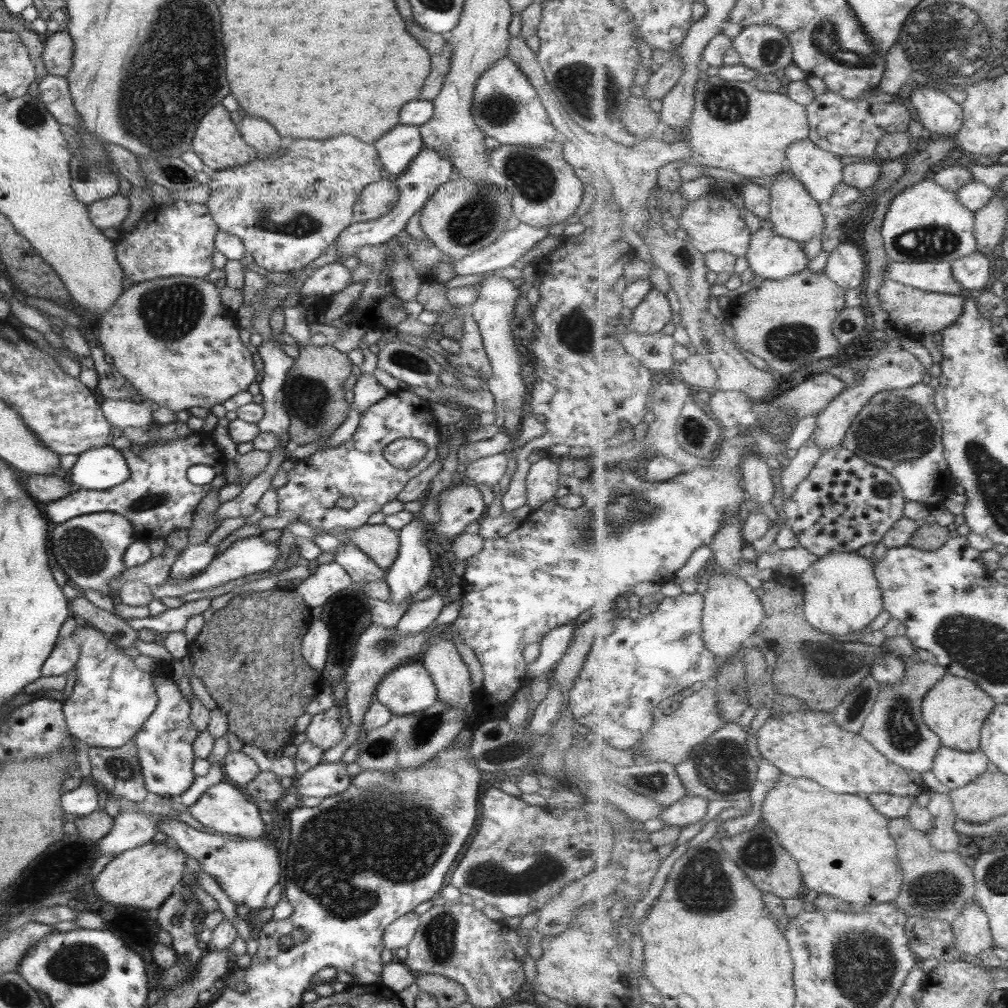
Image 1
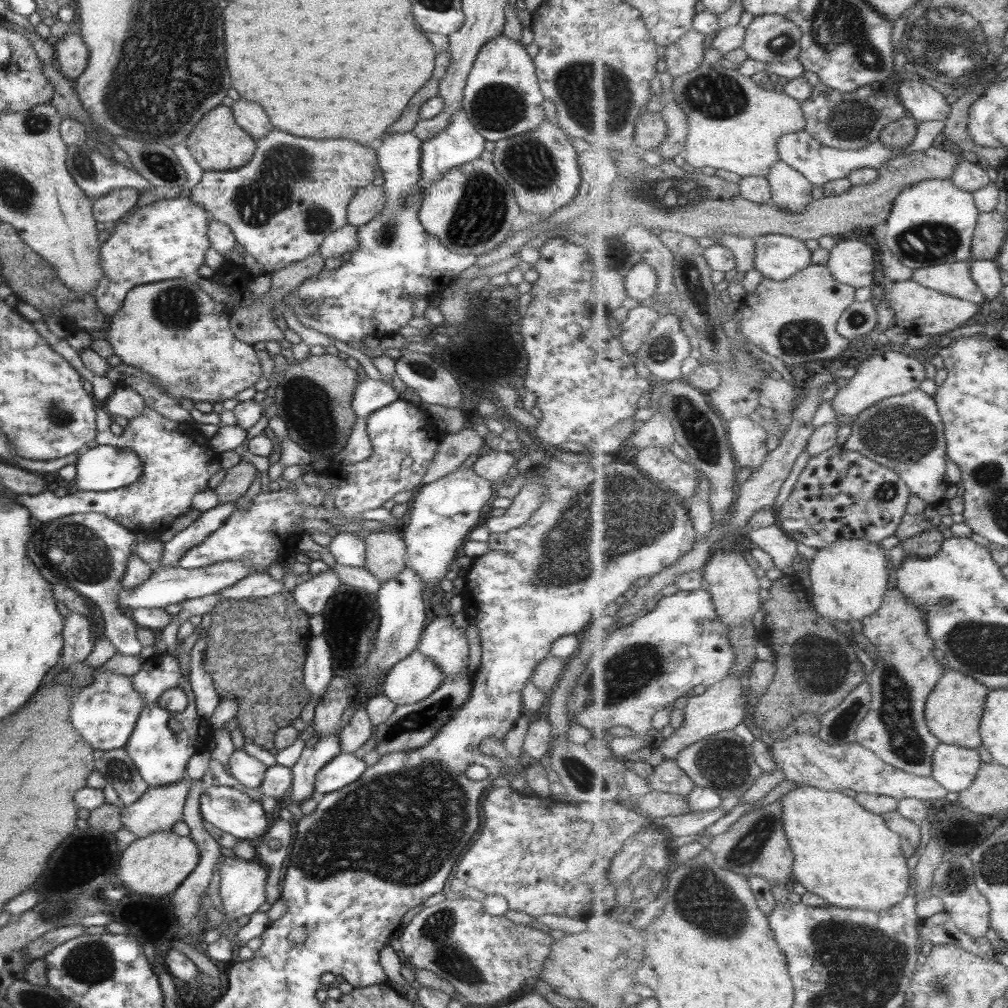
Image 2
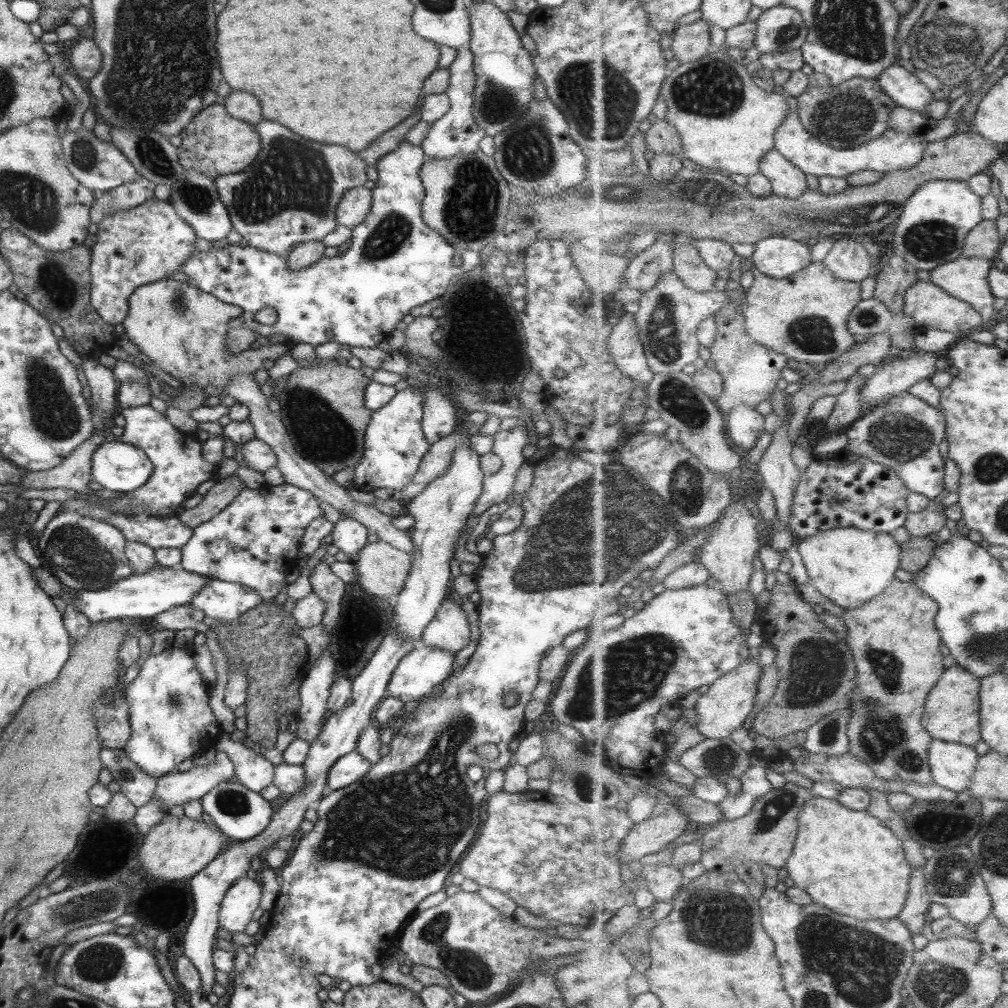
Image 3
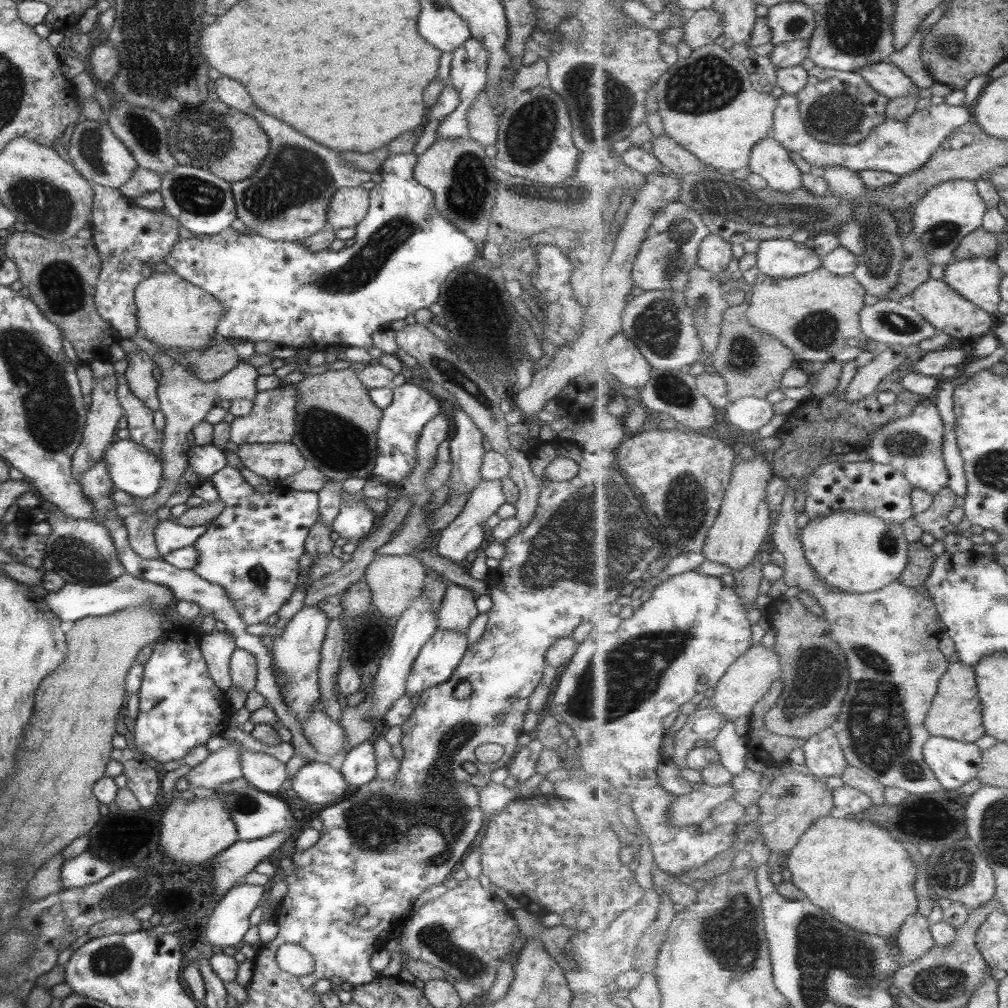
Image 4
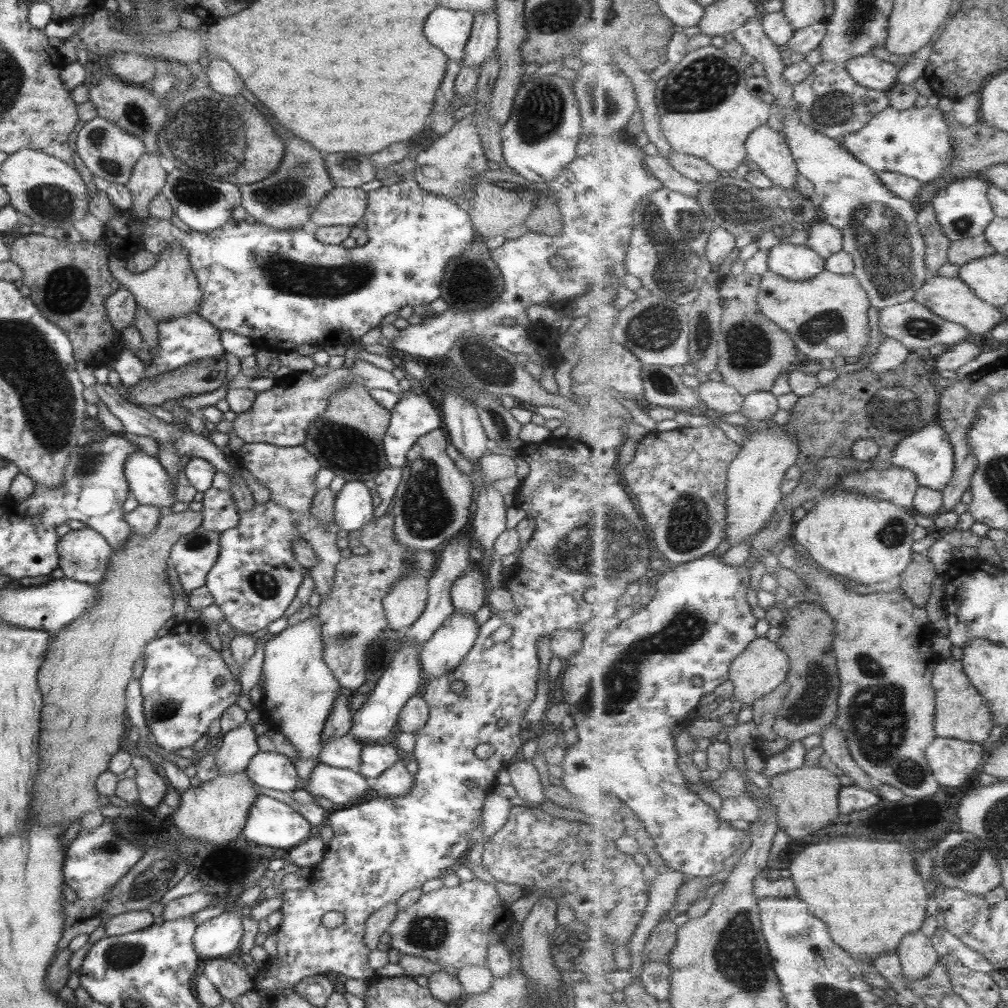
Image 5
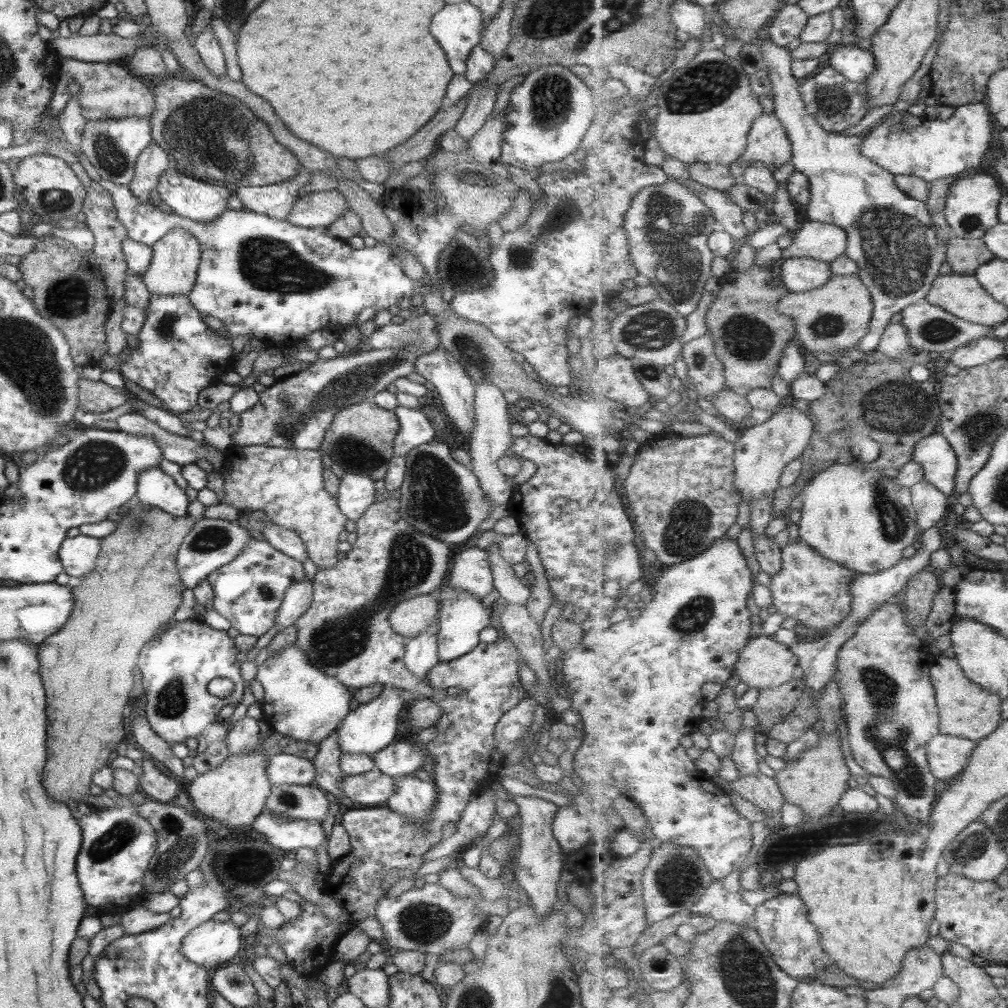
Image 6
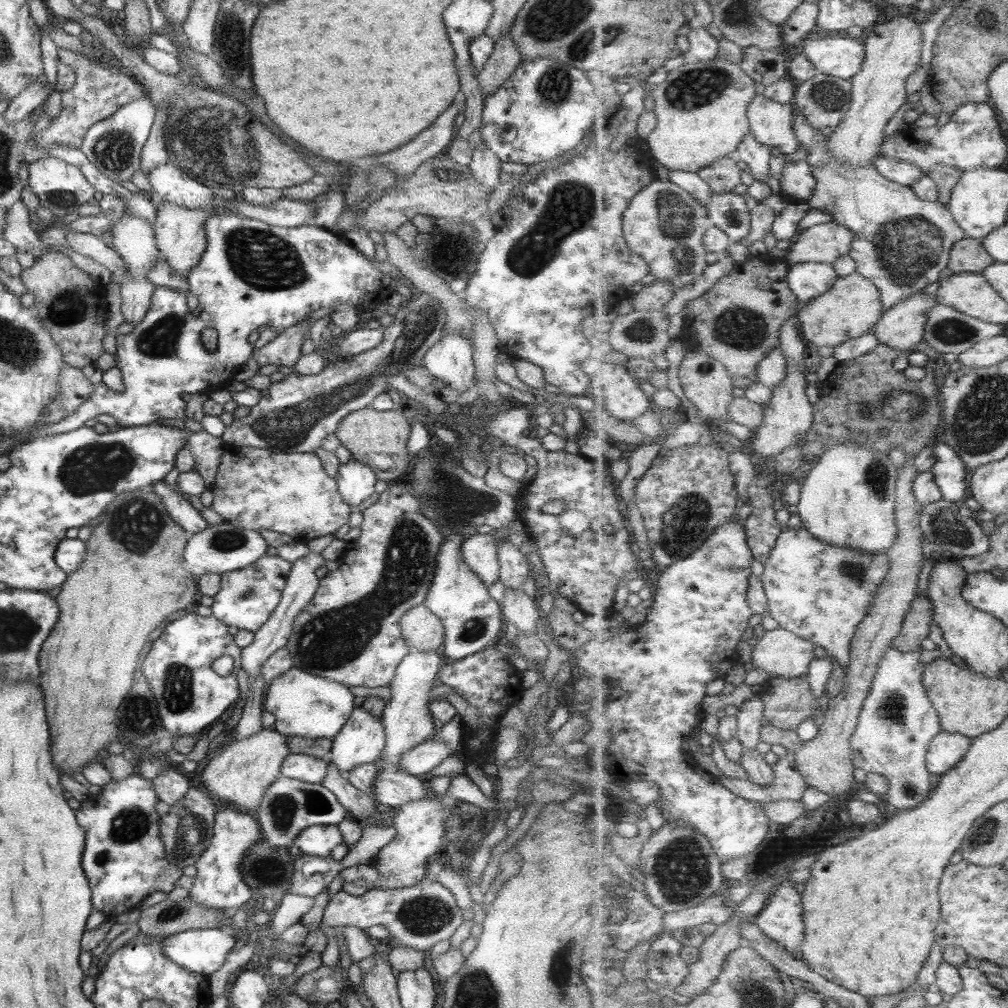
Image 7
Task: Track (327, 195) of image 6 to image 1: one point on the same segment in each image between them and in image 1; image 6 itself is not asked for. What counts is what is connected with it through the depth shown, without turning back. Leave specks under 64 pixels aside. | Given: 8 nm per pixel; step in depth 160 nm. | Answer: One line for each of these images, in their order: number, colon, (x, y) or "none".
1: (376, 199)
2: (367, 202)
3: (354, 206)
4: (349, 205)
5: (341, 206)

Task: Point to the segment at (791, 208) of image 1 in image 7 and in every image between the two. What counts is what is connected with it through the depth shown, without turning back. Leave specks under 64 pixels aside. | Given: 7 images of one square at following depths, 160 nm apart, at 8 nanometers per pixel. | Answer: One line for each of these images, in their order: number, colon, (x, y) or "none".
2: (791, 190)
3: (788, 181)
4: (769, 159)
5: (770, 150)
6: (769, 142)
7: (772, 123)

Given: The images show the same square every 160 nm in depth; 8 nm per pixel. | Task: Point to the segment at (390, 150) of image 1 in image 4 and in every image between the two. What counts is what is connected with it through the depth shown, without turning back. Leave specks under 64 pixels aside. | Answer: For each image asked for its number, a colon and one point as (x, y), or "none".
2: (395, 260)
3: (394, 262)
4: (402, 250)

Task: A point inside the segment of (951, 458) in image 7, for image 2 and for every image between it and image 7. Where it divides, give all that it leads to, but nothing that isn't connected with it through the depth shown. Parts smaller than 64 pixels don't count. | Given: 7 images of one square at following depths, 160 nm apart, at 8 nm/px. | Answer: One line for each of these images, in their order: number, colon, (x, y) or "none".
2: (906, 433)
3: (906, 434)
4: (913, 444)
5: (929, 453)
6: (940, 460)

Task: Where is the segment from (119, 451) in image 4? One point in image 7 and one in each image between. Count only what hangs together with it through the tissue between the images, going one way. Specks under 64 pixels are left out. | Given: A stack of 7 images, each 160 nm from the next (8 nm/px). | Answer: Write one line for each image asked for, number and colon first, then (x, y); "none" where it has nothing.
5: (145, 478)
6: (154, 488)
7: (180, 511)

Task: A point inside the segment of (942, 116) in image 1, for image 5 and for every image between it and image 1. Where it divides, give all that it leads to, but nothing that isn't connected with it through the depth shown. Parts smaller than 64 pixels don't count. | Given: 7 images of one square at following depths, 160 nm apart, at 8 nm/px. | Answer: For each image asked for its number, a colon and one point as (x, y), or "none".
2: (923, 101)
3: (898, 81)
4: (887, 78)
5: (870, 71)

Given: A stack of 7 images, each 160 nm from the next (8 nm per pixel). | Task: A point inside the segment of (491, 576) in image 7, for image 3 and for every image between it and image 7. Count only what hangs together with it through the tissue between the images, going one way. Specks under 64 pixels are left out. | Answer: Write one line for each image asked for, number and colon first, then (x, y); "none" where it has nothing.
3: (448, 630)
4: (457, 610)
5: (467, 594)
6: (470, 573)

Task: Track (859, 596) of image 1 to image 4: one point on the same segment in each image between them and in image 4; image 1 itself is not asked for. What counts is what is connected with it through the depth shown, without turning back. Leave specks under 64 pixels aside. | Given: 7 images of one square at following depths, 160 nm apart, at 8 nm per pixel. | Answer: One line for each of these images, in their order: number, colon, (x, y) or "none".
2: (849, 578)
3: (849, 566)
4: (857, 552)

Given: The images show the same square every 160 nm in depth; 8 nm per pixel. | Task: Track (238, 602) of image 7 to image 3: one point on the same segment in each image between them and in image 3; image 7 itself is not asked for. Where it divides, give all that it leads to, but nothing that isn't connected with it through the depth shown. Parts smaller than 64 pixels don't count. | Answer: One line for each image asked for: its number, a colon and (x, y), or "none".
3: (254, 542)
4: (252, 550)
5: (254, 578)
6: (247, 591)

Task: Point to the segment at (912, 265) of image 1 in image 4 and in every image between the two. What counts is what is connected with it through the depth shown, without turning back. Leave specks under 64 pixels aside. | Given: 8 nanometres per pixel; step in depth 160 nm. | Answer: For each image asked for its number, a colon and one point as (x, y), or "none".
2: (956, 278)
3: (966, 278)
4: (978, 279)

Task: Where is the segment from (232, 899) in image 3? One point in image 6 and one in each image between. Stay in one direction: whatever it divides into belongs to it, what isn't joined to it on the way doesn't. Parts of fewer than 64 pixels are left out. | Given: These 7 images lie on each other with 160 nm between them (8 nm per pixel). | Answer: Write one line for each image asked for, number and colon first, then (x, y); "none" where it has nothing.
4: (229, 920)
5: (216, 938)
6: (213, 943)

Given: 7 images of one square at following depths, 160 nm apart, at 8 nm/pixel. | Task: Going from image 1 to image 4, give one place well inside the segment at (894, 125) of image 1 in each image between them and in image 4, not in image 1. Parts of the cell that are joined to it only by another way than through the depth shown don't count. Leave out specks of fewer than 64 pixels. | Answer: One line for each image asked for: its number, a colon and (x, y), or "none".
2: (843, 120)
3: (847, 115)
4: (841, 108)

